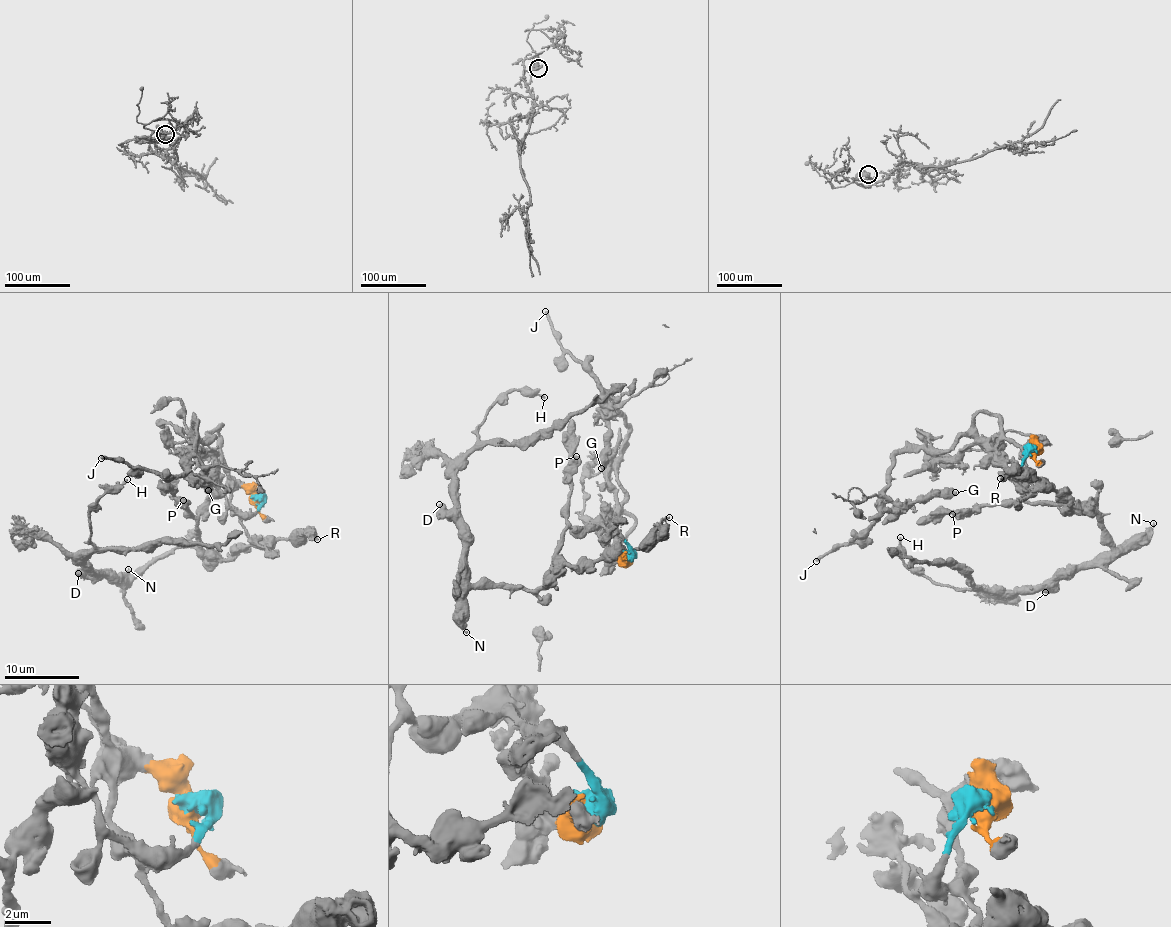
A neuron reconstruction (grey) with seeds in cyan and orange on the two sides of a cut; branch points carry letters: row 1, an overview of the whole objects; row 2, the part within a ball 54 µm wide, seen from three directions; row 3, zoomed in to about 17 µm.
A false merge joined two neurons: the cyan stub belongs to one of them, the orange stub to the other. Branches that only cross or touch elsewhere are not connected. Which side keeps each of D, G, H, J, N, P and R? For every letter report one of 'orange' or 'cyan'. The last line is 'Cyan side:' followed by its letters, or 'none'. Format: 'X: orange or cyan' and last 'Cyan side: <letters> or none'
D: cyan
G: orange
H: cyan
J: orange
N: cyan
P: cyan
R: cyan
Cyan side: D, H, N, P, R

